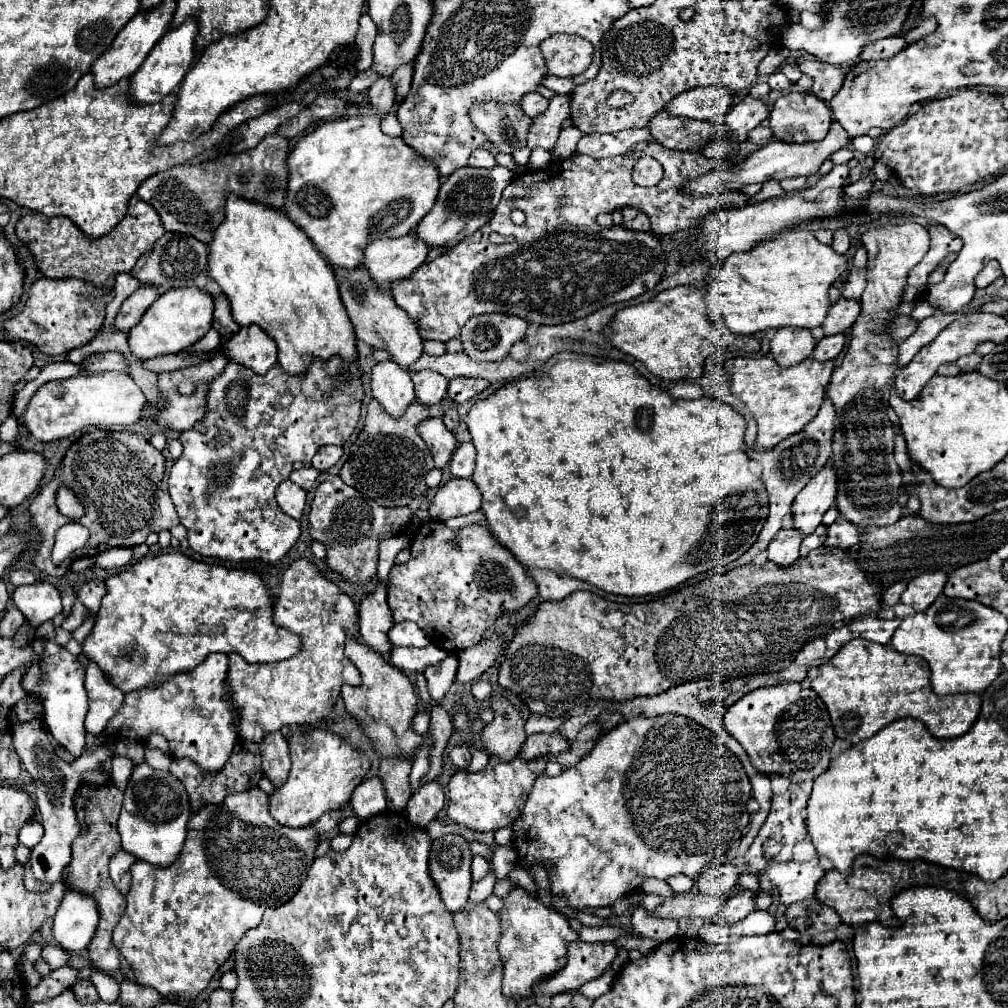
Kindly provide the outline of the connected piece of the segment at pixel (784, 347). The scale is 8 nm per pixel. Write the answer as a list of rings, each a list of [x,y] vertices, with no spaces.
[[[794,327],[778,329],[770,341],[770,353],[774,361],[778,361],[778,365],[782,367],[798,365],[800,361],[812,355],[814,347],[816,347],[816,341],[810,335],[810,331],[794,329]]]

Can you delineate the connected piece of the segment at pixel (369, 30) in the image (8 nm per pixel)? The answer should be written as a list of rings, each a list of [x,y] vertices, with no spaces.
[[[364,13],[360,17],[360,29],[358,29],[358,35],[356,35],[356,45],[358,45],[358,51],[360,51],[360,57],[356,61],[358,71],[368,69],[372,65],[372,45],[374,45],[376,33],[378,33],[376,23],[372,21],[372,17],[368,13]]]

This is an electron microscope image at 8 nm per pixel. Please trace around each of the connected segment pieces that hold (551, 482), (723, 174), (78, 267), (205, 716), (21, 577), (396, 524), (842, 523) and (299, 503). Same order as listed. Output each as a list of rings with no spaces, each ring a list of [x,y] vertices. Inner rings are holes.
[[[558,353],[550,357],[540,373],[532,377],[522,377],[506,383],[494,395],[476,401],[468,411],[466,419],[472,443],[476,447],[476,469],[472,481],[482,493],[482,511],[486,515],[492,535],[516,555],[522,567],[530,569],[548,569],[574,579],[582,579],[606,593],[624,595],[624,597],[644,597],[656,595],[676,585],[692,579],[694,575],[706,573],[714,567],[724,567],[744,555],[756,541],[762,523],[768,515],[768,497],[762,481],[748,469],[748,457],[744,453],[744,429],[746,421],[736,413],[728,403],[700,397],[696,401],[672,399],[666,391],[652,387],[638,371],[622,361],[594,361],[592,357],[578,353]],[[740,497],[740,503],[732,505]]]
[[[832,121],[828,135],[822,141],[814,141],[814,143],[784,143],[778,139],[768,141],[764,147],[760,147],[758,151],[754,151],[752,155],[748,155],[748,159],[744,163],[740,163],[736,169],[728,171],[728,169],[718,169],[712,173],[706,173],[702,177],[698,177],[696,181],[690,181],[690,185],[686,185],[686,191],[692,195],[718,195],[726,189],[740,189],[748,183],[766,183],[766,181],[782,181],[786,177],[798,177],[798,175],[814,175],[818,171],[818,167],[834,153],[840,151],[844,147],[848,147],[850,137],[846,133],[846,129],[842,129],[842,125],[838,125],[836,121]]]
[[[136,195],[128,201],[124,219],[108,235],[98,239],[90,239],[88,235],[84,235],[84,231],[78,229],[68,217],[46,217],[36,211],[24,215],[16,225],[18,239],[30,247],[32,255],[36,257],[38,269],[46,277],[78,277],[98,287],[112,287],[116,275],[122,271],[130,271],[136,265],[138,257],[148,253],[164,231],[166,229],[154,207],[150,207]]]
[[[210,653],[192,671],[178,673],[162,687],[126,693],[124,705],[106,727],[106,733],[142,741],[150,731],[158,731],[168,739],[172,757],[188,757],[206,771],[222,769],[238,737],[238,711],[226,701],[226,671],[228,657],[224,653]]]
[[[10,569],[8,573],[8,579],[12,585],[26,585],[26,583],[34,583],[38,579],[38,575],[34,575],[32,571],[26,571],[26,569]]]
[[[330,475],[314,491],[308,521],[312,539],[328,547],[326,563],[330,565],[330,569],[348,577],[354,583],[360,583],[376,575],[378,543],[386,537],[400,535],[410,517],[412,511],[408,507],[380,507],[378,503],[366,501],[356,489],[348,487],[338,475]]]
[[[838,517],[830,527],[828,527],[828,539],[824,545],[828,547],[840,547],[840,549],[852,549],[854,545],[860,543],[860,533],[858,527],[844,517]]]
[[[282,481],[276,489],[276,501],[286,515],[300,519],[306,507],[306,491],[292,481]]]

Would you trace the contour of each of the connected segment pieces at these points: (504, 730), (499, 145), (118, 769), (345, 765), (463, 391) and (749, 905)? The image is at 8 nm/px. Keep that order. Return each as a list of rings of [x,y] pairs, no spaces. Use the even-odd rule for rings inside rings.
[[[504,697],[492,699],[492,709],[494,709],[494,721],[484,725],[480,735],[482,749],[490,757],[498,757],[500,761],[510,761],[512,757],[516,757],[520,745],[526,739],[522,731],[524,717]]]
[[[478,101],[478,105],[470,107],[468,117],[498,151],[514,153],[516,149],[526,147],[526,135],[532,119],[526,117],[522,107],[498,105],[496,101]]]
[[[114,755],[112,757],[112,783],[120,789],[124,789],[128,785],[128,779],[132,775],[132,769],[134,769],[134,763],[128,759],[128,757],[122,757],[122,755]]]
[[[324,729],[298,731],[288,739],[292,769],[288,779],[270,793],[270,815],[288,827],[312,825],[322,813],[336,811],[346,805],[356,785],[362,783],[370,769],[370,761],[338,735]]]
[[[456,377],[450,381],[448,387],[448,397],[456,403],[466,403],[478,393],[482,393],[490,383],[486,379],[466,379],[466,377]]]
[[[740,891],[738,895],[730,897],[724,903],[724,907],[720,909],[720,913],[710,921],[714,921],[714,923],[736,923],[736,921],[744,919],[748,913],[752,913],[756,909],[754,897],[756,897],[754,891]]]

